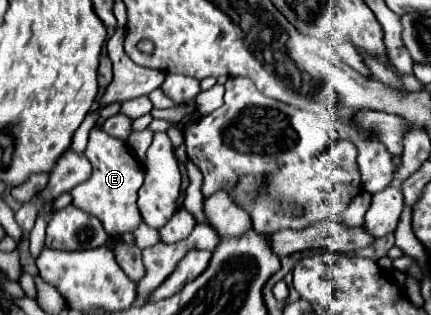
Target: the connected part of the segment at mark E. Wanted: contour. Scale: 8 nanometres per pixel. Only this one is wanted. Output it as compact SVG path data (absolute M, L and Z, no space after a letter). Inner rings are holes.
M98 127L90 131L90 141L84 155L92 163L92 175L88 181L80 183L78 187L70 191L74 197L74 205L98 217L100 223L104 225L104 231L110 237L118 237L126 231L134 231L142 223L142 217L136 205L136 193L144 181L142 163L138 163L130 155L126 141L110 137L108 133L104 133L104 129L98 129Z

